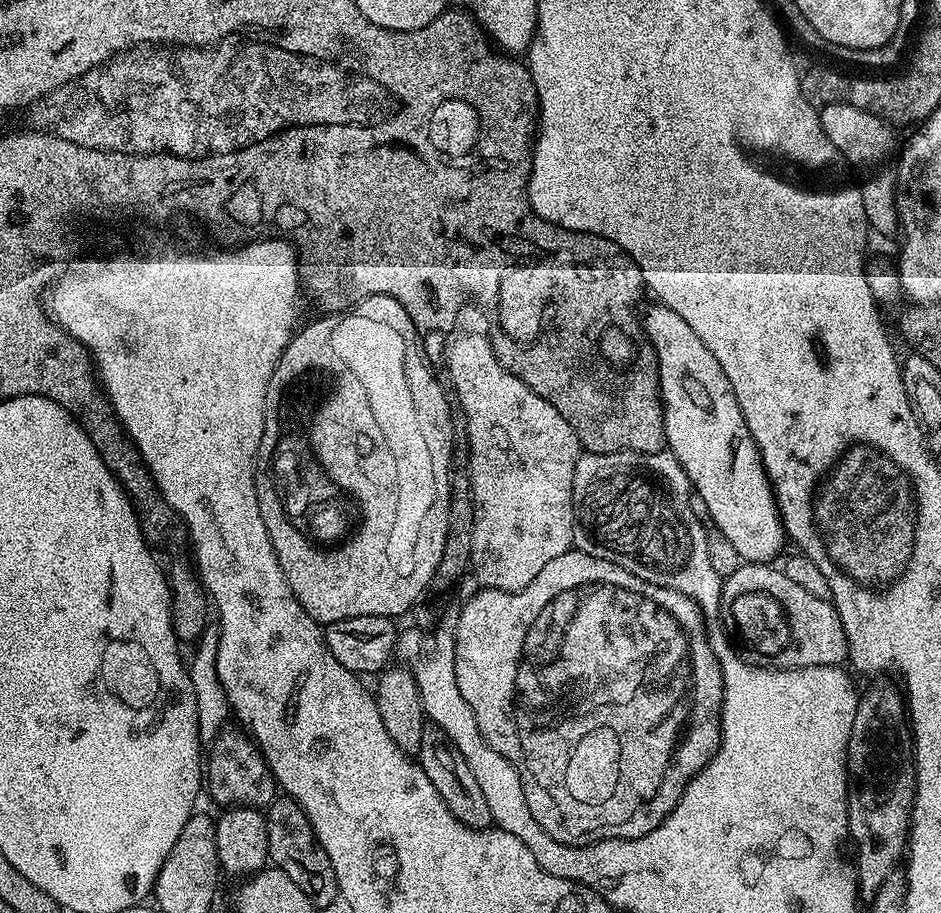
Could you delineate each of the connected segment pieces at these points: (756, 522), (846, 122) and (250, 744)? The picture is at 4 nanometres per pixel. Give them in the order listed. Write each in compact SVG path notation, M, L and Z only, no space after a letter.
M653 303L653 308L643 309L642 327L648 343L656 352L658 374L660 375L660 403L664 406L664 438L667 451L676 456L684 468L688 480L692 483L695 495L704 503L710 519L716 528L728 539L728 544L744 562L766 564L775 561L780 547L786 544L784 523L780 520L780 511L776 508L776 497L772 484L764 469L758 446L742 418L738 398L730 386L730 378L718 366L718 358L706 350L706 342L694 334L694 329L674 314L665 304Z
M826 104L819 109L822 130L826 138L840 152L847 167L860 175L858 187L862 194L862 206L866 209L869 229L888 236L898 228L896 219L896 174L893 168L894 157L898 152L893 129L879 116L867 108L849 104Z
M247 731L219 733L210 744L212 753L206 756L206 792L209 792L220 806L263 809L278 796L278 785L264 755L260 753Z

